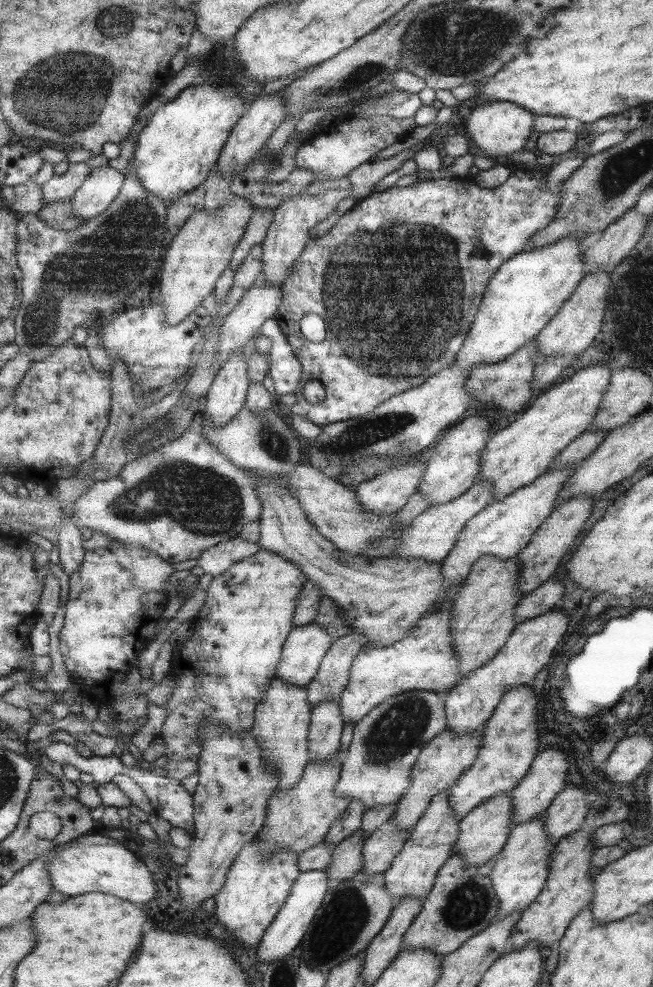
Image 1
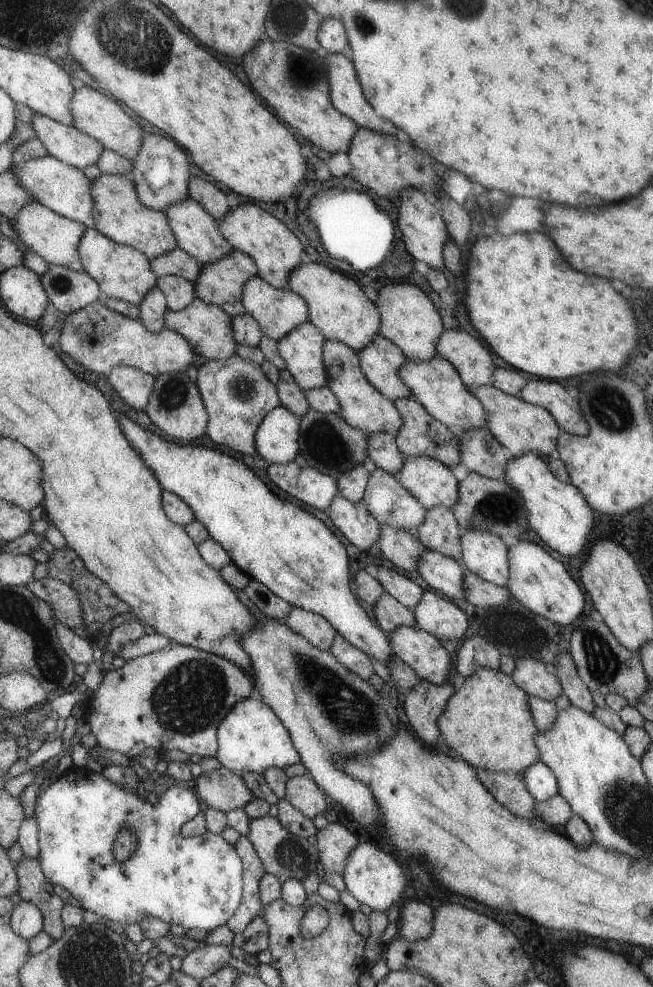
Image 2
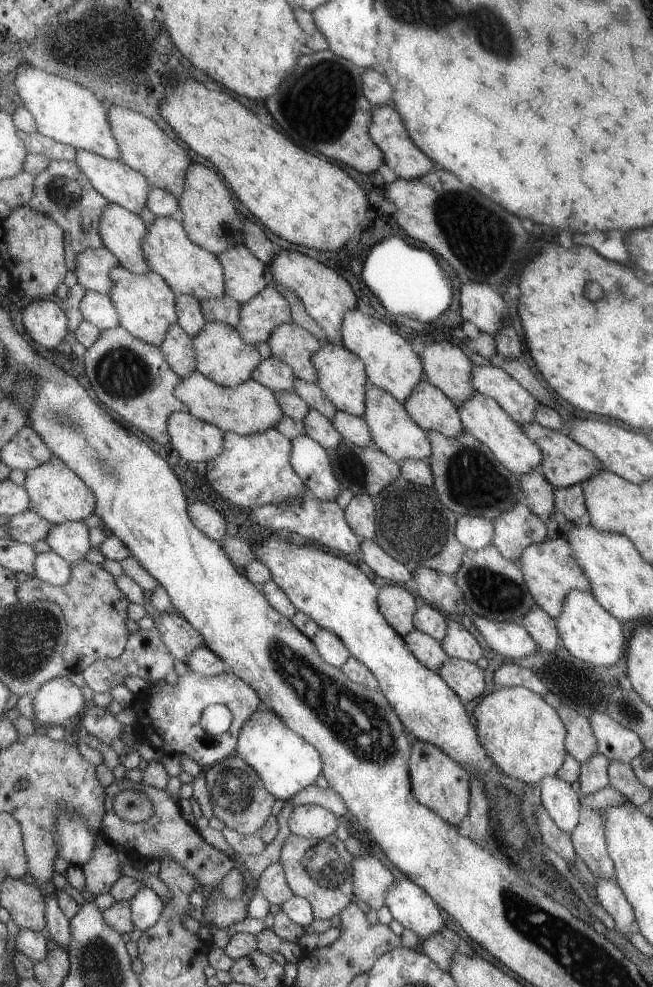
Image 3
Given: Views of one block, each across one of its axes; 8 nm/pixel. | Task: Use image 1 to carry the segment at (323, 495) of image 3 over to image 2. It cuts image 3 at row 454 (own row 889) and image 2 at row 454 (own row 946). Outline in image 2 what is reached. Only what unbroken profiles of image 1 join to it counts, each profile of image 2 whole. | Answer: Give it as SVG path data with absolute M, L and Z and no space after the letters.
M283 405L274 406L254 434L254 452L267 463L285 464L297 452L299 422Z

